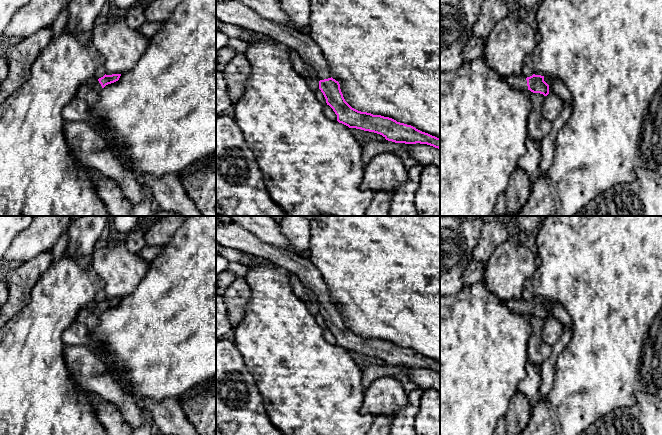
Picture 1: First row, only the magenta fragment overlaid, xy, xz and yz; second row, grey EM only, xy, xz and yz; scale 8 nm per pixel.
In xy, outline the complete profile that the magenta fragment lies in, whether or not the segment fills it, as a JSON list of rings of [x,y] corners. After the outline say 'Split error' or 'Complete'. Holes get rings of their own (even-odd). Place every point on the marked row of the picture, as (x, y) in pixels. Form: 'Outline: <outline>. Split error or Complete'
Outline: [[[121,74],[104,75],[97,79],[94,85],[94,90],[100,92],[106,85],[114,83],[119,80]]]. Split error

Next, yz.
Outline: [[[524,74],[509,76],[506,77],[506,83],[518,90],[530,90],[533,93],[540,93],[544,96],[549,94],[549,85],[544,81],[544,76],[541,75],[533,74],[527,78]]]. Split error

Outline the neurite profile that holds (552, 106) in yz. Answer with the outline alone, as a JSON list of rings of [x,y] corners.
[[[550,93],[545,97],[541,113],[546,120],[553,122],[561,113],[563,105],[564,102],[560,97]]]

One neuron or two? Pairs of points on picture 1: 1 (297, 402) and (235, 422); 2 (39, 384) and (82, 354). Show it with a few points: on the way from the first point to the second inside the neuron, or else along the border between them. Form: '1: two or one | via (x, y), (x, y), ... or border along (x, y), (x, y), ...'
1: two | border along (258, 390), (267, 416), (273, 424)
2: two | border along (64, 345), (64, 362), (71, 370)

